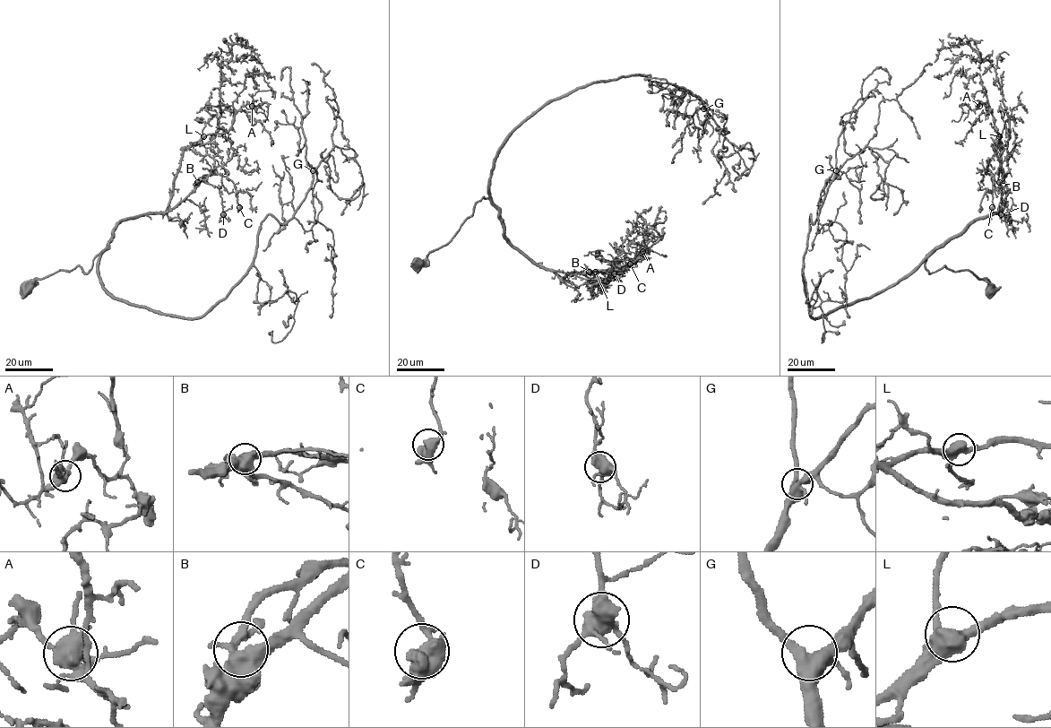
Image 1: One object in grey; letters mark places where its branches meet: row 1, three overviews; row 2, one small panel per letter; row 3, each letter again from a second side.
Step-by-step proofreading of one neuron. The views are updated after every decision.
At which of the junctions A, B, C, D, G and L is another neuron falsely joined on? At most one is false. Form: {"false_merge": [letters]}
{"false_merge": []}

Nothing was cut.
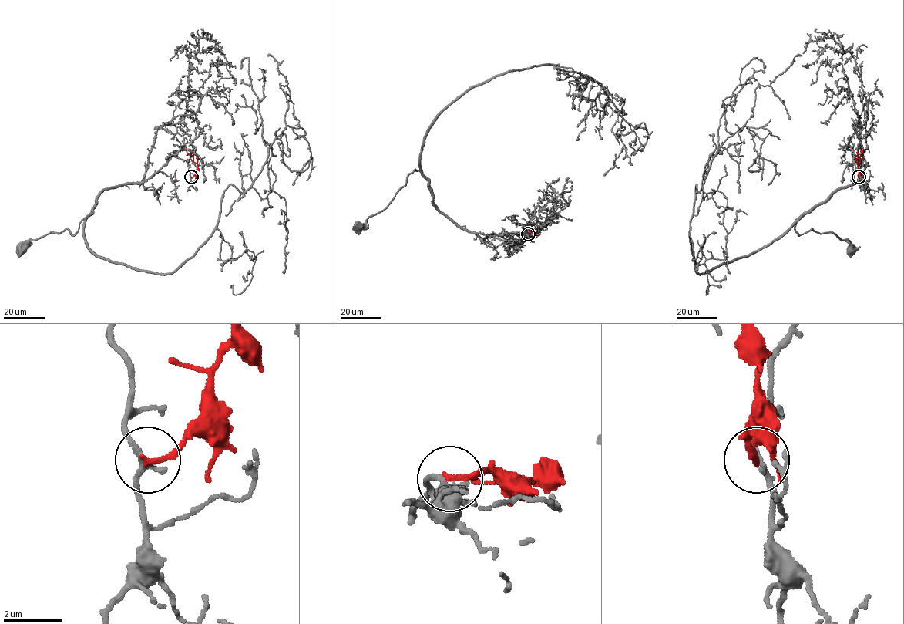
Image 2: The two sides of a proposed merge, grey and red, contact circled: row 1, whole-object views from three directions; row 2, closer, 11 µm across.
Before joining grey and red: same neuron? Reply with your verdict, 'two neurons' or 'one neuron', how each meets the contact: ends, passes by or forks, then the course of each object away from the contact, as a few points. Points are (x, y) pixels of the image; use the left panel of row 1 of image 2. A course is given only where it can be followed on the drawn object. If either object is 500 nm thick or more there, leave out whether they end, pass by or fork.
two neurons | grey passes by | red ends | grey via (191, 177), (188, 163), (173, 156), (142, 181), (106, 187), (73, 235), (67, 228), (50, 233), (22, 249) | red via (191, 177), (197, 166), (193, 160), (193, 153), (189, 160)

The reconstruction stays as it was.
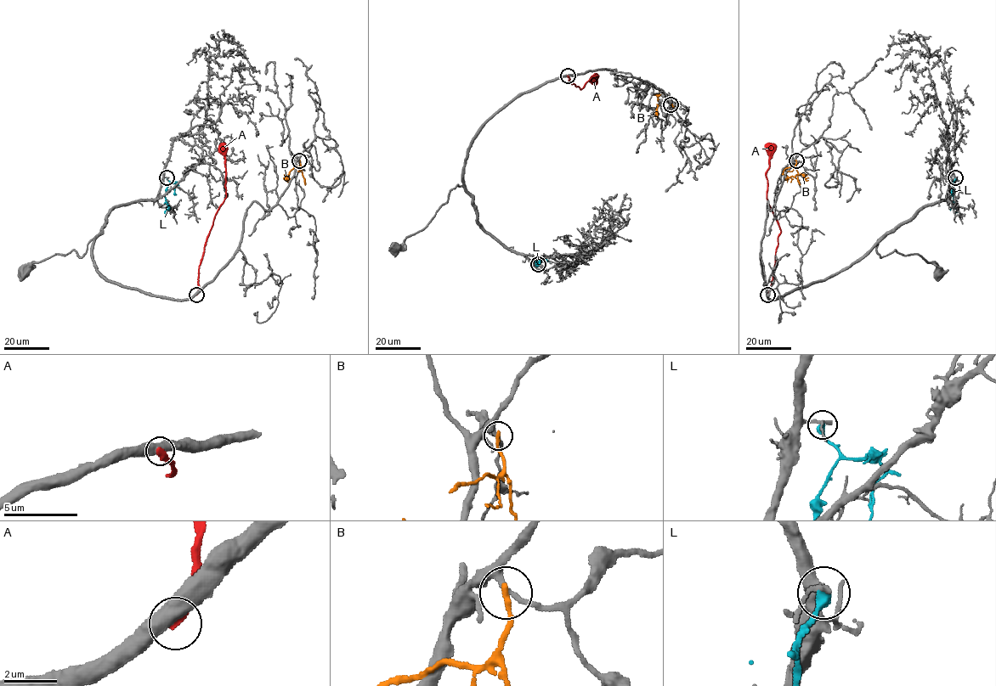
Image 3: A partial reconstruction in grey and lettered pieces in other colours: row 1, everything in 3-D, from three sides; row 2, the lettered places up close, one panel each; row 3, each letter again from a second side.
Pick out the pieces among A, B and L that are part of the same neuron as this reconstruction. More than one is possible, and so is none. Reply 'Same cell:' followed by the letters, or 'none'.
Same cell: none

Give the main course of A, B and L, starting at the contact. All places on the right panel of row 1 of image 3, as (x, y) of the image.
A: (767, 294), (781, 230), (766, 196), (766, 171), (769, 165), (769, 147), (772, 143)
B: (795, 160), (794, 166), (787, 167), (783, 173), (788, 177), (801, 175), (808, 180)
L: (955, 177), (953, 201), (958, 210), (954, 214)

